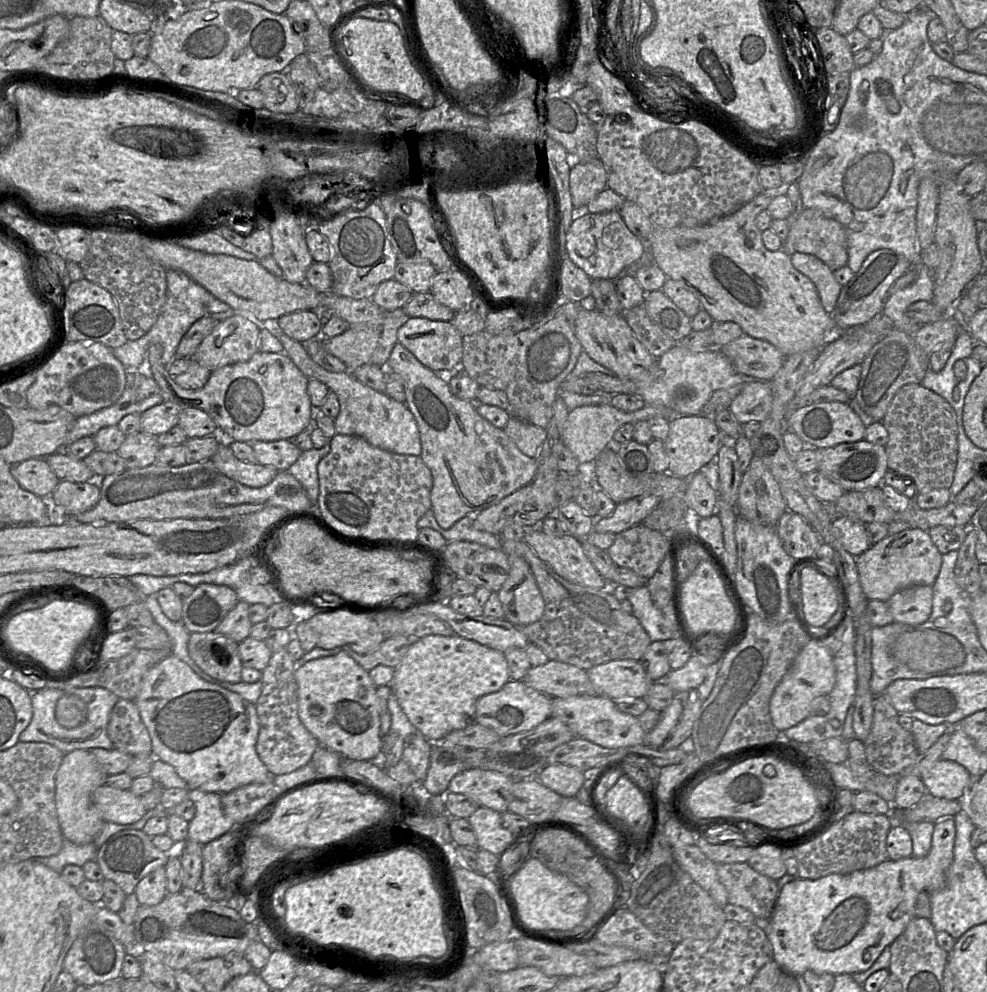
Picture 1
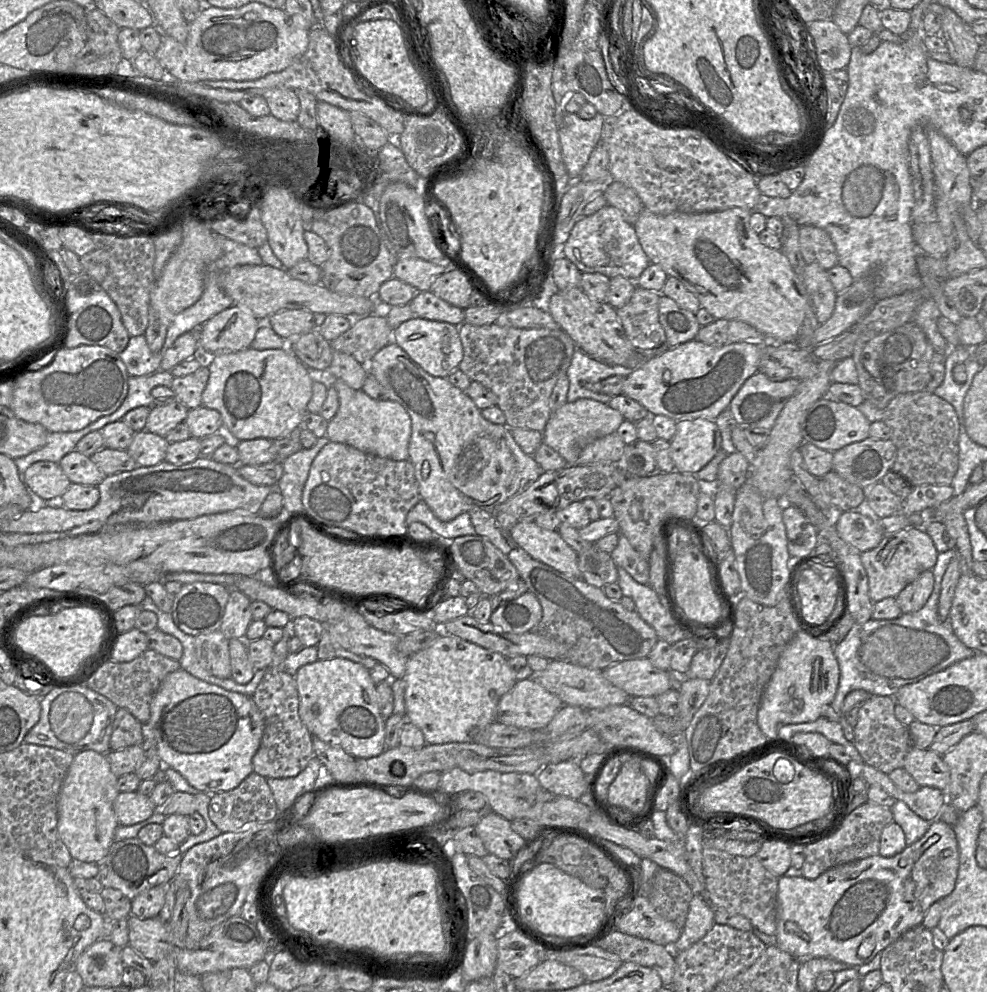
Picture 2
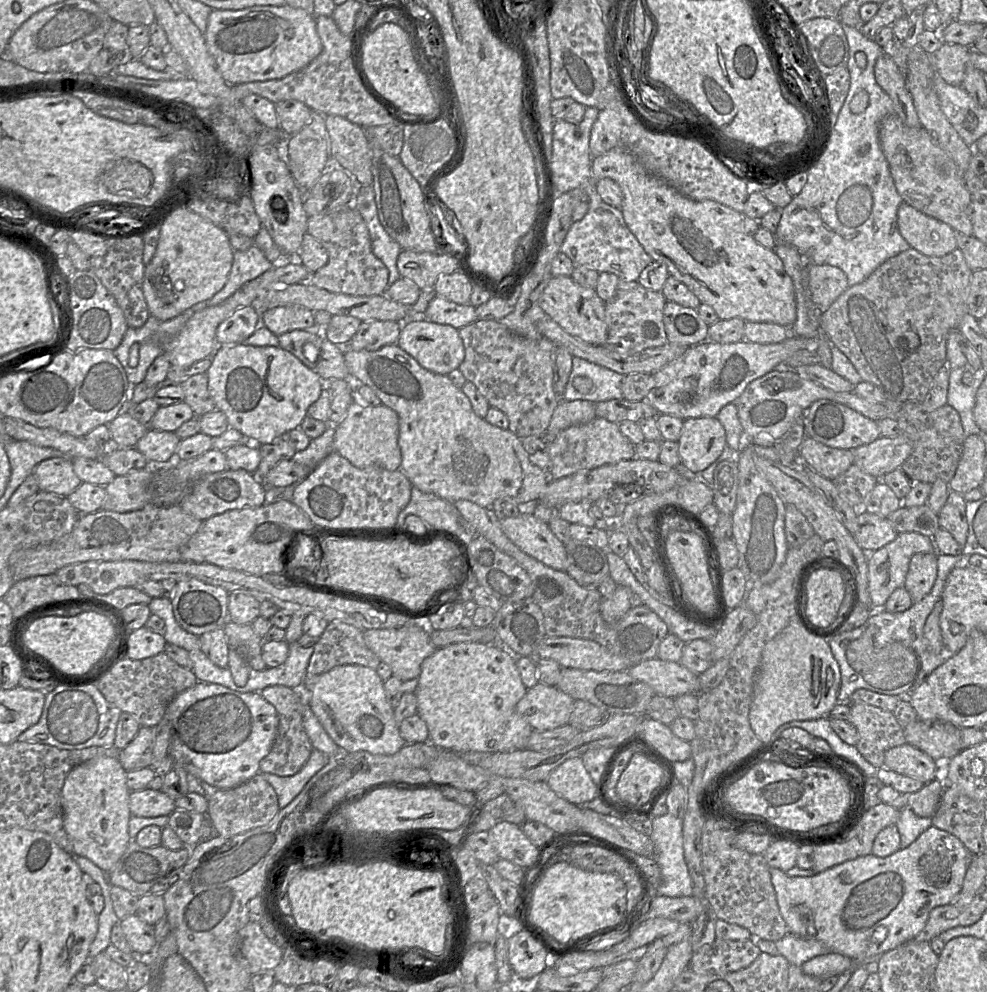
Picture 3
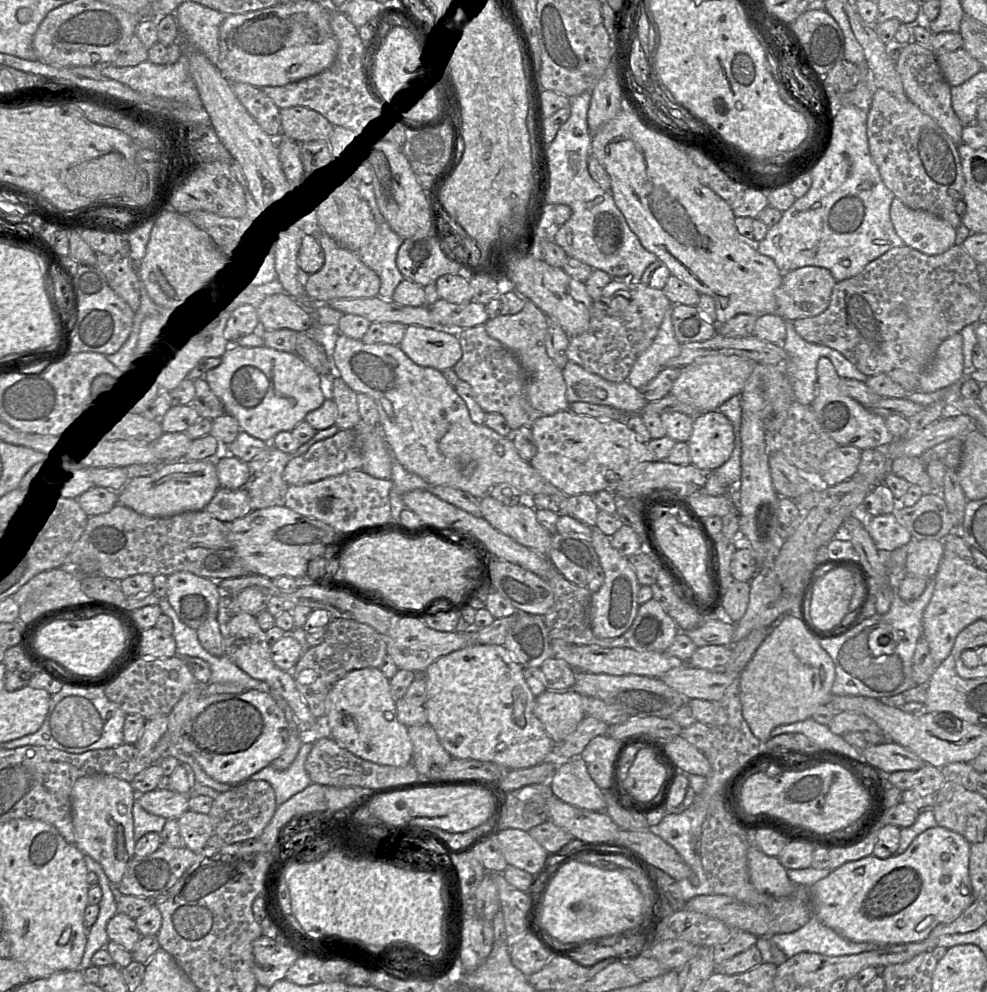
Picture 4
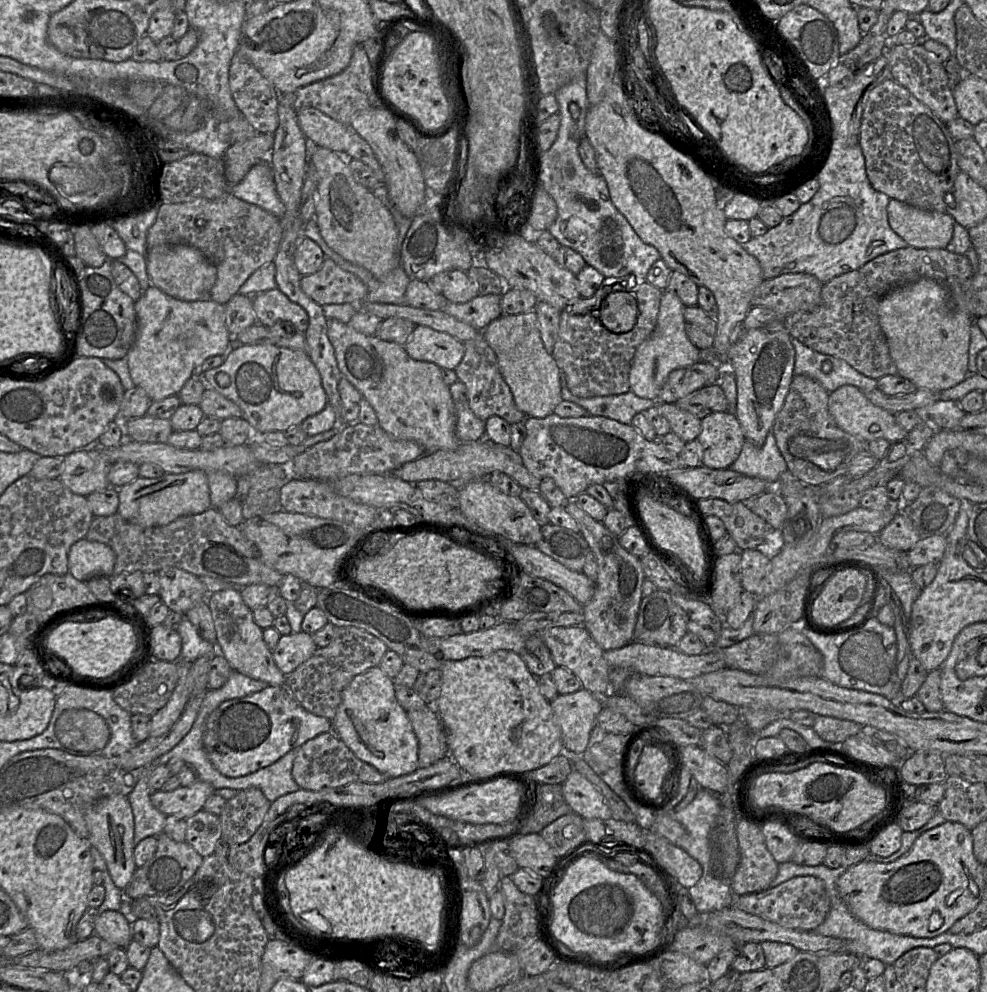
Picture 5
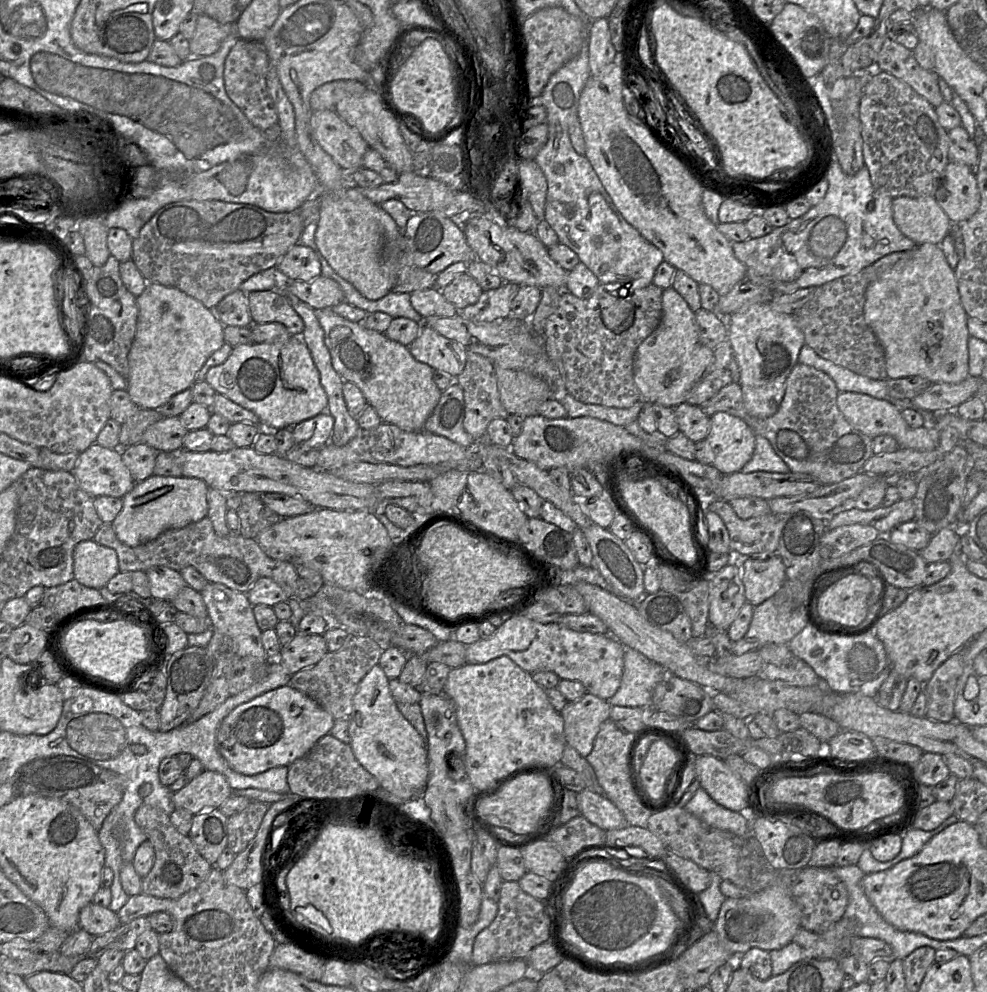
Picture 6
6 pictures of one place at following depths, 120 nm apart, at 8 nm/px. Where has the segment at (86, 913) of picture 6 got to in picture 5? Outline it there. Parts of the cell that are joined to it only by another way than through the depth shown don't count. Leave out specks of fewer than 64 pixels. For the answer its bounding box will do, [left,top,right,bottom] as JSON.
[94,910,133,949]

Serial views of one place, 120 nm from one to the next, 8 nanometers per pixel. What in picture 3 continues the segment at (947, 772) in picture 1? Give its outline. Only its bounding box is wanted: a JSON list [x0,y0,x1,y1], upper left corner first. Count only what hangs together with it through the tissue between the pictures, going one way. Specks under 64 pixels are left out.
[883,743,940,784]

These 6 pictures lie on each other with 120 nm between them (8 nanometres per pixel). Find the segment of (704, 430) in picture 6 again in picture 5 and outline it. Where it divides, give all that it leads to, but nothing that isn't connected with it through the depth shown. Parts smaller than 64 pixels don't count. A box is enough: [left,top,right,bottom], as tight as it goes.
[656,402,701,443]

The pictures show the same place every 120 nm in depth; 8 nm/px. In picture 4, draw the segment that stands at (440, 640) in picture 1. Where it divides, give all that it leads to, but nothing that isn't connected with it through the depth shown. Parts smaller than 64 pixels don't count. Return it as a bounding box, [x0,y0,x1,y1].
[417,644,554,769]

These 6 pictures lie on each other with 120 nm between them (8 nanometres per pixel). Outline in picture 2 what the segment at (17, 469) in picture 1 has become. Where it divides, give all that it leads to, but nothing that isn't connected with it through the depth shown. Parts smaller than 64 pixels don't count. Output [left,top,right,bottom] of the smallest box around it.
[22,461,71,506]

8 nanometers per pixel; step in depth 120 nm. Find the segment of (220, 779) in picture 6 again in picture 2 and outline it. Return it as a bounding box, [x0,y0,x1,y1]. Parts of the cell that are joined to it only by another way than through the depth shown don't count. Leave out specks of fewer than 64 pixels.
[113,792,157,826]

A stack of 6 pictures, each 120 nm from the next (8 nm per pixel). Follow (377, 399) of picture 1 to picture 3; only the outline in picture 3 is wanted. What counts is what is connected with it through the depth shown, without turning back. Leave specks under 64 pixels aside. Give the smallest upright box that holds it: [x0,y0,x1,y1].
[333,399,402,471]

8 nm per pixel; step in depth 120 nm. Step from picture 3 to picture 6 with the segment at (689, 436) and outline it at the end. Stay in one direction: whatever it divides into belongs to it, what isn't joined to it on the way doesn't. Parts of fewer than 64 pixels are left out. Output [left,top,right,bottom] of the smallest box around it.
[704,412,756,475]

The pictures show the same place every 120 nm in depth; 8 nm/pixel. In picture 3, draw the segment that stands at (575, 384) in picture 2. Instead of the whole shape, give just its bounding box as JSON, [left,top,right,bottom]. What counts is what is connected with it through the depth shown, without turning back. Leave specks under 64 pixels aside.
[562,357,624,403]

